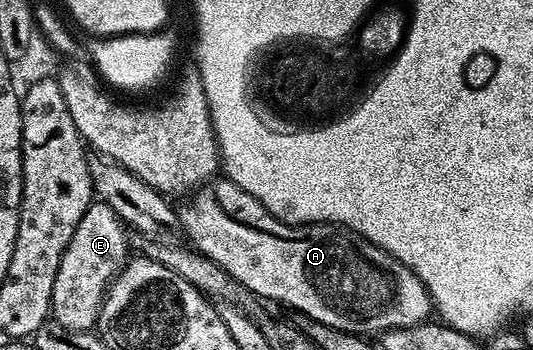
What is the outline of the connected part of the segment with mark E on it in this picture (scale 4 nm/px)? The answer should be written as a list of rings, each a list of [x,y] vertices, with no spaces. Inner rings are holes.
[[[94,200],[81,217],[69,245],[62,252],[57,276],[53,281],[52,318],[69,330],[92,330],[98,322],[107,286],[125,266],[128,257],[129,235],[126,226],[108,204]]]

